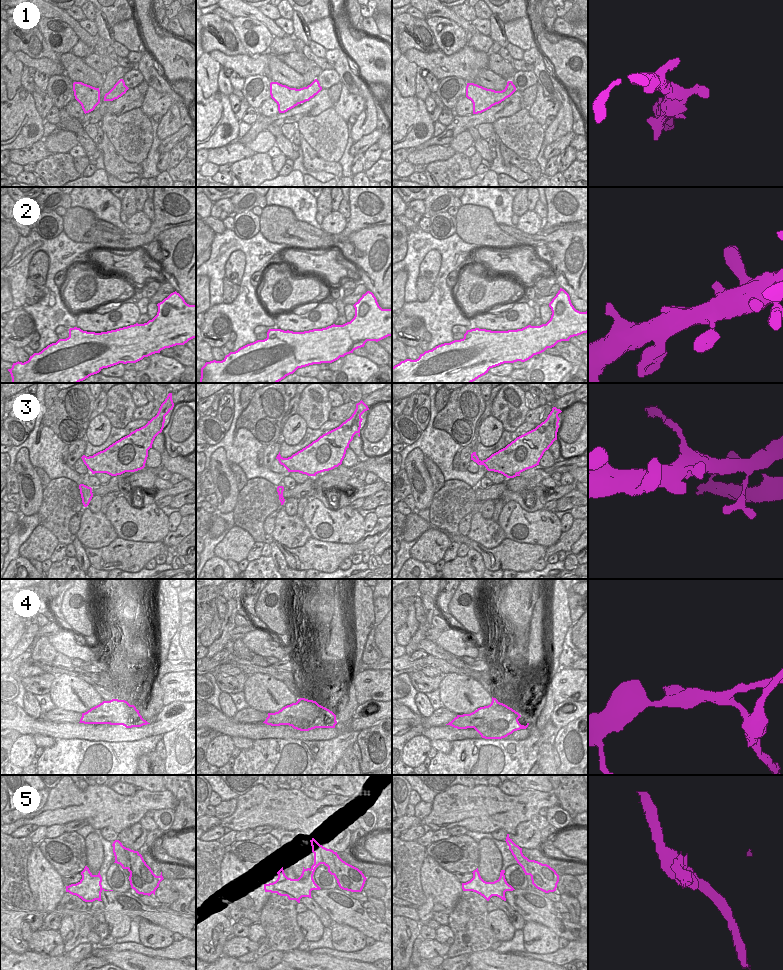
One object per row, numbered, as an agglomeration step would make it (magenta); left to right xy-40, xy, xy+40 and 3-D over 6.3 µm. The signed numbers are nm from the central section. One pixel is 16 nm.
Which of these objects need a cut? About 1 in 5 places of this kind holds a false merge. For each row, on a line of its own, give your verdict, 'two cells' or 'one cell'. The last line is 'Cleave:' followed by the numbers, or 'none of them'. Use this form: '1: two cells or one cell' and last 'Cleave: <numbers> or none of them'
1: one cell
2: one cell
3: one cell
4: two cells
5: one cell
Cleave: 4

